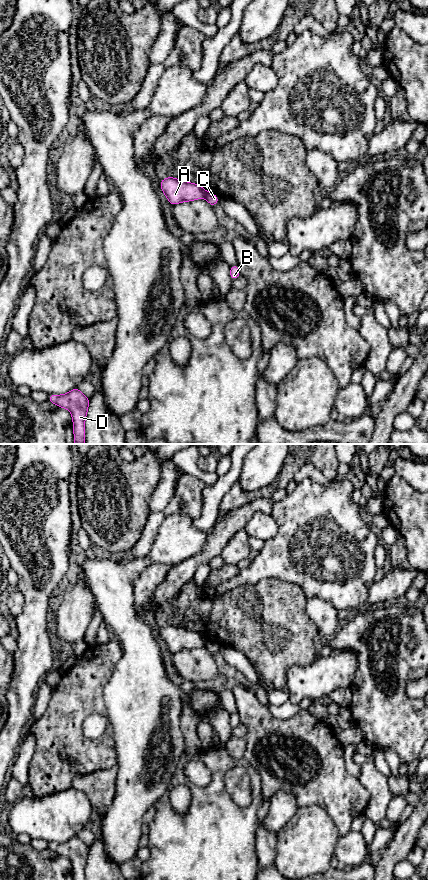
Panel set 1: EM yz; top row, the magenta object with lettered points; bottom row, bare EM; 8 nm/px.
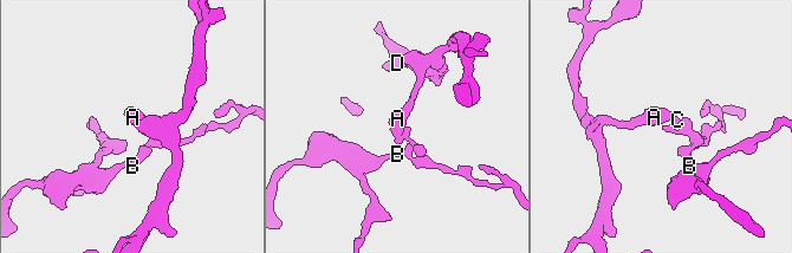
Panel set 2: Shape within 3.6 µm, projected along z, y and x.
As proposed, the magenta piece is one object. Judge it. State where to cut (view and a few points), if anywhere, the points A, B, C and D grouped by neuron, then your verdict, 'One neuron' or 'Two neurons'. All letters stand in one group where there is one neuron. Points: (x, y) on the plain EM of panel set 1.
Split along yz (204, 639), (205, 644). Groups: A D / B C. Two neurons

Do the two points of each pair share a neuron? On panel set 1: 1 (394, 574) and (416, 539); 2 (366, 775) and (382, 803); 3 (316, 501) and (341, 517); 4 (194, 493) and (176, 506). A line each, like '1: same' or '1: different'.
1: different
2: same
3: same
4: same

